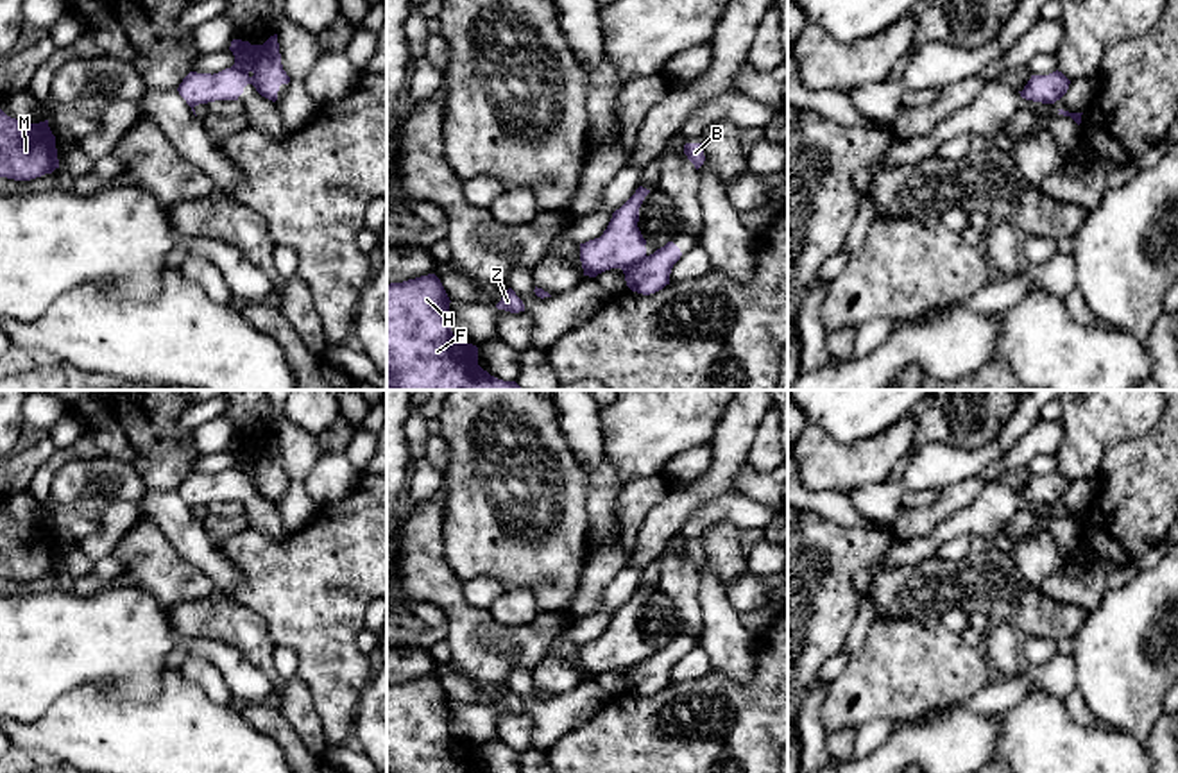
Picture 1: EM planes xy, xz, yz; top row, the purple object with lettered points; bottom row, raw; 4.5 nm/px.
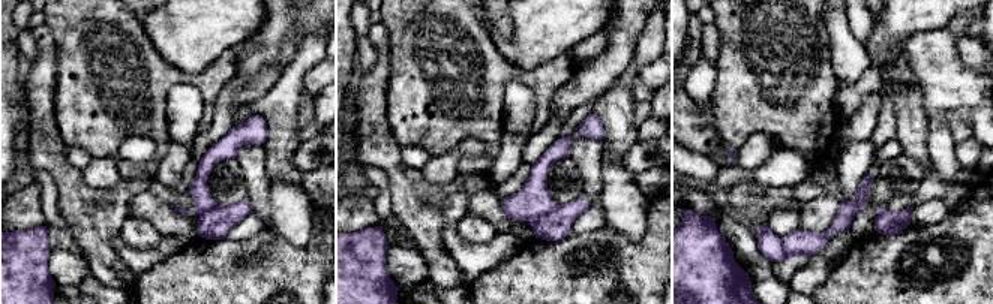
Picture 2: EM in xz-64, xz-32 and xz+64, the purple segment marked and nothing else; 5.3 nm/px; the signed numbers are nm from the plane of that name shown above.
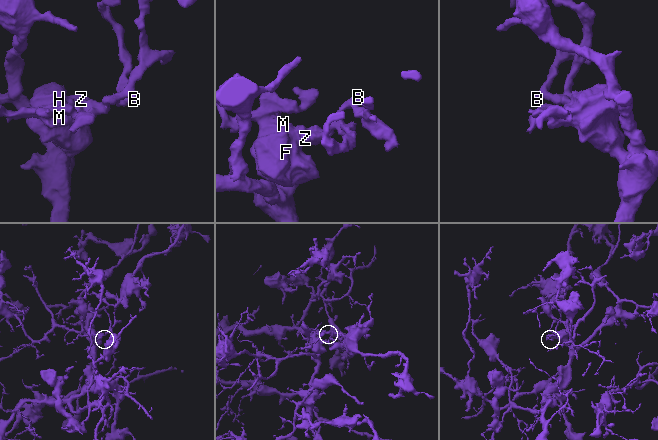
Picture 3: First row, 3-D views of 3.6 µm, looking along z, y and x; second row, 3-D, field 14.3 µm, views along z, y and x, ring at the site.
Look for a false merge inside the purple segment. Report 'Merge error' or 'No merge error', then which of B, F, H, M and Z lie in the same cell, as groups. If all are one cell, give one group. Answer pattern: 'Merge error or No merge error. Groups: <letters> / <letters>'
Merge error. Groups: B Z / F H M

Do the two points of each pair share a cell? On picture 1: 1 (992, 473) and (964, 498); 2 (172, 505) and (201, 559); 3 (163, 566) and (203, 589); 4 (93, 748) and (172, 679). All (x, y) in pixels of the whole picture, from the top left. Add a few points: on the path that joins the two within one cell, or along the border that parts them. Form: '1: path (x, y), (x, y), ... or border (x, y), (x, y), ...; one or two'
1: path (985, 476), (969, 491); one
2: path (174, 518), (196, 546); one
3: path (172, 575), (194, 586); one
4: path (117, 738), (131, 738), (167, 702); one

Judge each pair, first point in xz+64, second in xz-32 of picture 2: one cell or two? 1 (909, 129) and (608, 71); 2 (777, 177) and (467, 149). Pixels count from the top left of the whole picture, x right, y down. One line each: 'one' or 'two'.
1: two
2: one

